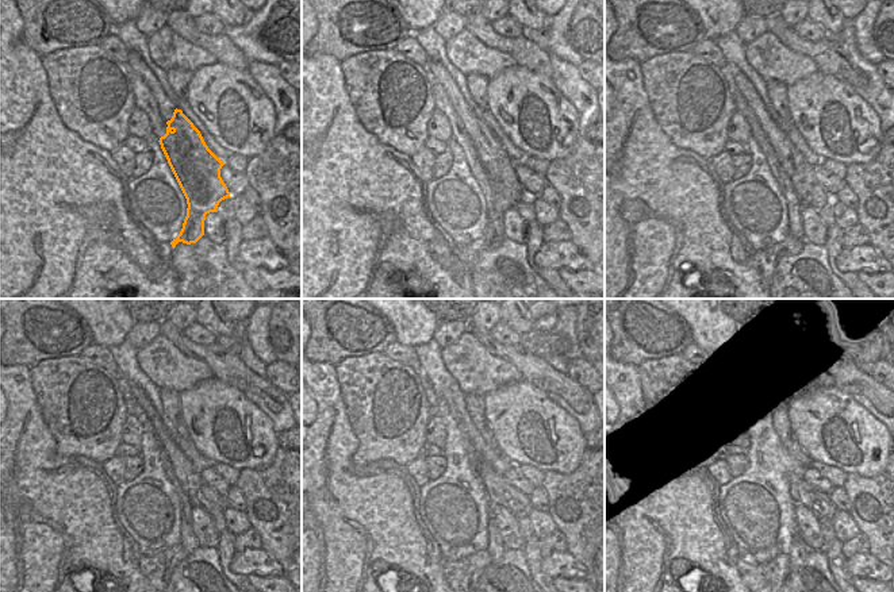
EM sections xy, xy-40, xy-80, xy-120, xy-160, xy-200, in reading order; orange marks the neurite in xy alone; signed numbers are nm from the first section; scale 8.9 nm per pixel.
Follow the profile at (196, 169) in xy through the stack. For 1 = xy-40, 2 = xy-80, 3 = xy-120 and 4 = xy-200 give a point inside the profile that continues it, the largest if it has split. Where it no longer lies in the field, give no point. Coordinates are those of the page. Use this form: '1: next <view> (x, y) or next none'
1: next xy-40 (507, 191)
2: next xy-80 (766, 261)
3: next xy-120 (157, 569)
4: next xy-200 (772, 573)

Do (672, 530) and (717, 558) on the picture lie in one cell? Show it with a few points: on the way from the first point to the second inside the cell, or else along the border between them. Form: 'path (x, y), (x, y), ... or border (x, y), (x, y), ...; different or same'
path (683, 534), (706, 550); same

